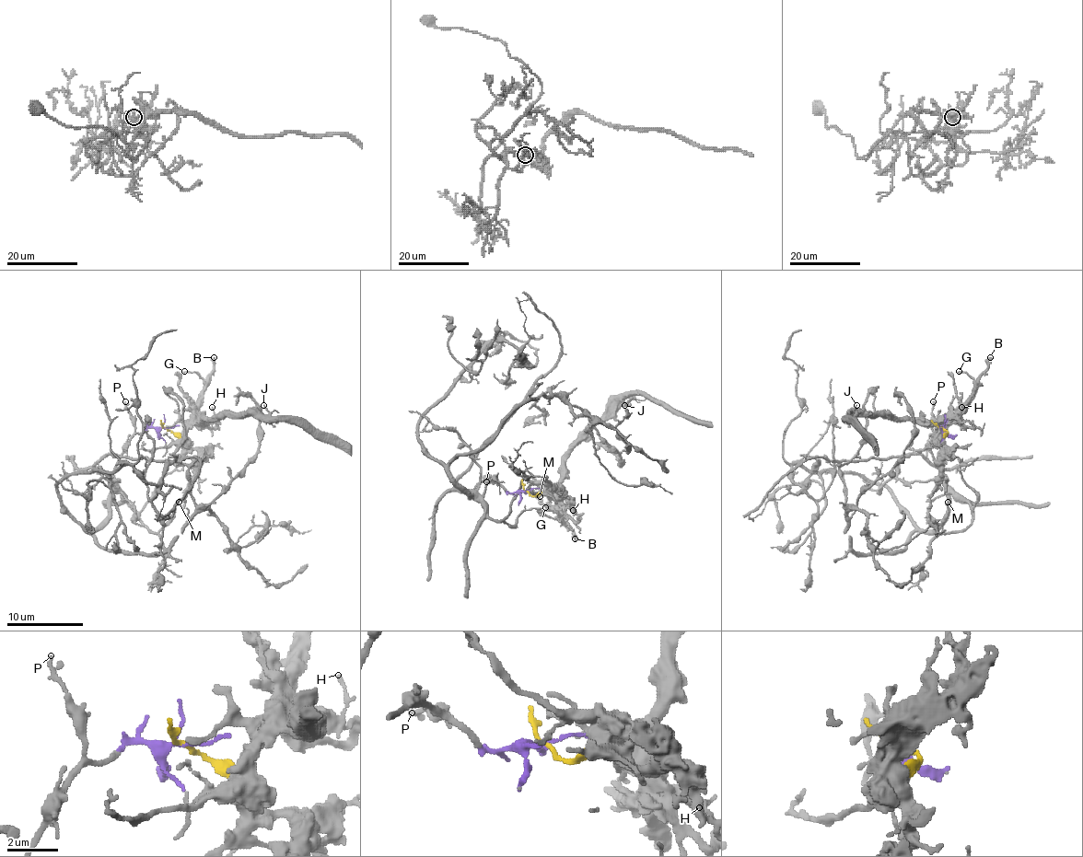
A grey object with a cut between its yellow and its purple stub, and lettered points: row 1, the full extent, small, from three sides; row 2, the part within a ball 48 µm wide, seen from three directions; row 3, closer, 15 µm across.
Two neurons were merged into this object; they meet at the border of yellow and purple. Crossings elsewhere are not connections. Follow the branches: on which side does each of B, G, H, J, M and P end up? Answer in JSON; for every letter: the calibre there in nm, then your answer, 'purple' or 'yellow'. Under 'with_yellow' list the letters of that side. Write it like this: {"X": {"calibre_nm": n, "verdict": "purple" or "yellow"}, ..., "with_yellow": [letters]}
{"B": {"calibre_nm": 300, "verdict": "yellow"}, "G": {"calibre_nm": 100, "verdict": "yellow"}, "H": {"calibre_nm": 80, "verdict": "yellow"}, "J": {"calibre_nm": 110, "verdict": "yellow"}, "M": {"calibre_nm": 130, "verdict": "purple"}, "P": {"calibre_nm": 190, "verdict": "purple"}, "with_yellow": ["B", "G", "H", "J"]}

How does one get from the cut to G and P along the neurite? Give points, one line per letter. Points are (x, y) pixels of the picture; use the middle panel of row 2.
G: (526, 492), (535, 495), (542, 490), (565, 522), (544, 506)
P: (526, 492), (508, 493), (499, 483), (485, 481)

